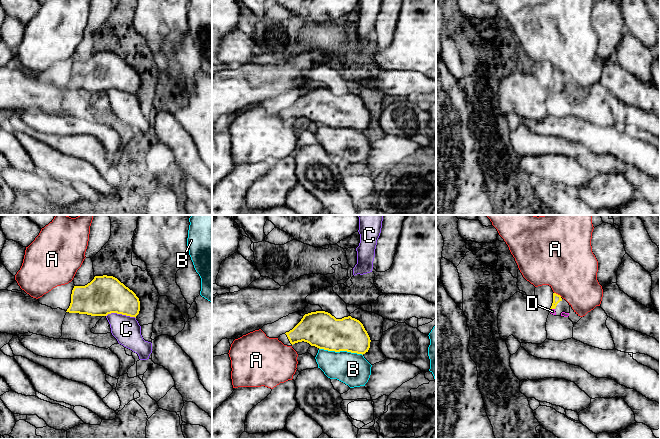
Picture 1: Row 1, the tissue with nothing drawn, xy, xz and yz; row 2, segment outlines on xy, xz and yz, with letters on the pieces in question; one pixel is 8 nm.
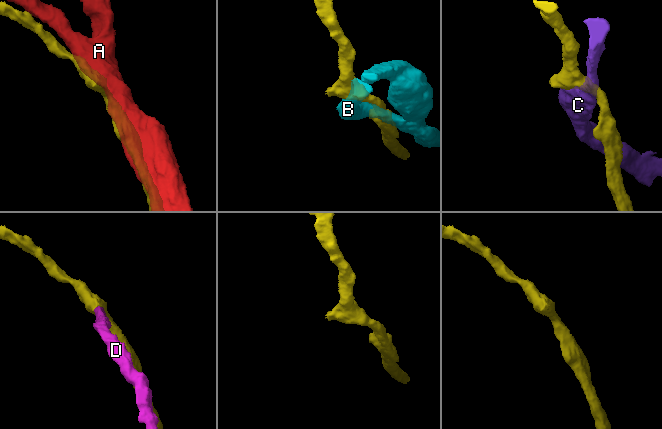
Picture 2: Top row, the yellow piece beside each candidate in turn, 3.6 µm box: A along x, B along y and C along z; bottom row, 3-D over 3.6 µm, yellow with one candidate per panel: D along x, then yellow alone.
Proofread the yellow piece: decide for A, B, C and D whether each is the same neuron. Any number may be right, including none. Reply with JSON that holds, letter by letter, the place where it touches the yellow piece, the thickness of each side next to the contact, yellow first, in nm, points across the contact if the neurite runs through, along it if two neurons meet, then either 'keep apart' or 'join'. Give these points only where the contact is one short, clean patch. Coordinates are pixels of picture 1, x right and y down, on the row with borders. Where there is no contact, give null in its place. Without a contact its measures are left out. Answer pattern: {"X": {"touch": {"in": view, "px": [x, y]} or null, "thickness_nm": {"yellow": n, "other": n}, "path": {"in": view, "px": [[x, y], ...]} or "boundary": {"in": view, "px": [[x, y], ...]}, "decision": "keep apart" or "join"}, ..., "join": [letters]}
{"A": {"touch": {"in": "yz", "px": [557, 294]}, "thickness_nm": {"yellow": 70, "other": 440}, "decision": "keep apart"}, "B": {"touch": {"in": "xz", "px": [341, 350]}, "thickness_nm": {"yellow": 280, "other": 260}, "decision": "keep apart"}, "C": {"touch": {"in": "xy", "px": [121, 313]}, "thickness_nm": {"yellow": 300, "other": 220}, "decision": "keep apart"}, "D": {"touch": {"in": "yz", "px": [551, 308]}, "thickness_nm": {"yellow": 70, "other": 50}, "path": {"in": "yz", "px": [[557, 298], [551, 308], [552, 311]]}, "decision": "join"}, "join": ["D"]}

